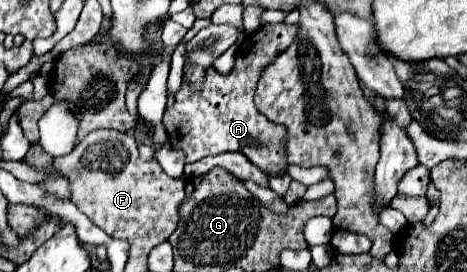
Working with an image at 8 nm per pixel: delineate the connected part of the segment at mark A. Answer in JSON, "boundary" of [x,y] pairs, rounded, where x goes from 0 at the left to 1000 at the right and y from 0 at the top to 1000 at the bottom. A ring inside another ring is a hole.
{"boundary":[[[563,92],[512,165],[495,268],[473,276],[448,246],[426,335],[413,335],[400,305],[388,313],[379,335],[379,371],[353,401],[349,460],[358,474],[366,540],[396,563],[400,599],[418,599],[435,577],[482,555],[512,555],[572,643],[606,636],[615,614],[615,592],[606,592],[606,474],[572,445],[572,430],[546,393],[542,357],[563,254],[623,165],[632,129],[636,92]]]}

